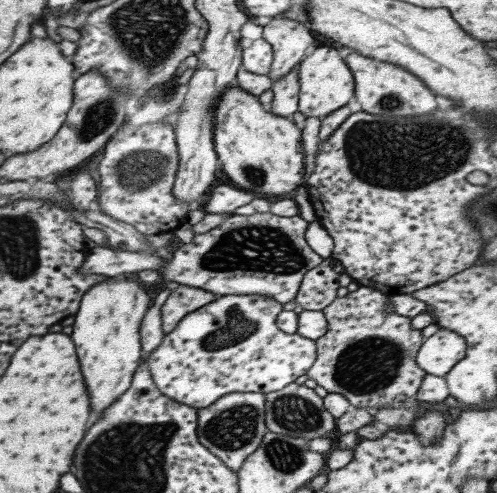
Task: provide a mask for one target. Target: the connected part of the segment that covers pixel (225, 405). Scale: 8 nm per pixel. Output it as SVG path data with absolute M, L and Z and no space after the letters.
M229 392L215 402L196 409L197 441L217 456L225 467L236 471L241 463L262 442L266 434L264 424L265 394L261 392Z

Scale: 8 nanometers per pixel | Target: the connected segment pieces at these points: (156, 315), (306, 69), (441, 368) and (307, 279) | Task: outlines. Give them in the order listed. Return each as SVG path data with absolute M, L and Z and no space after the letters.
M167 288L160 291L147 308L143 319L141 319L138 332L142 360L147 358L149 353L161 343L162 337L164 336L161 331L160 306L163 305L170 292L171 290Z
M317 46L301 59L297 82L299 82L297 111L305 117L317 117L321 120L353 98L354 82L351 71L343 59L337 56L337 50L327 46Z
M440 329L421 343L416 352L417 367L430 376L445 377L465 357L461 336Z
M325 262L307 270L301 279L294 302L303 310L322 311L336 297L339 275L339 269L329 269Z

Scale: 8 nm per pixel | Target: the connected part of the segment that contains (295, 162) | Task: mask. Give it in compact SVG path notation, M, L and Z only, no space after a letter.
M229 86L223 90L219 100L213 109L213 150L216 158L221 161L219 166L222 174L227 175L227 180L235 184L237 189L245 190L254 196L289 199L289 194L296 188L304 185L303 180L303 147L300 129L293 121L286 117L265 112L257 100L247 92L243 92L237 86Z

